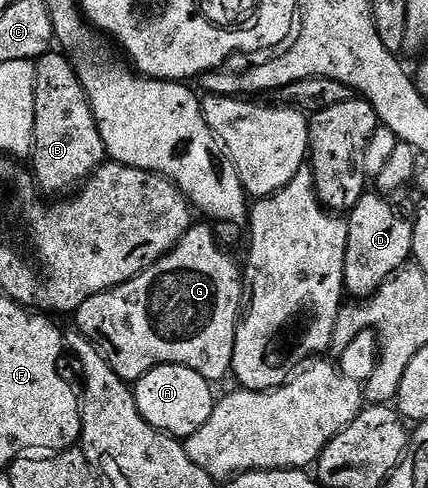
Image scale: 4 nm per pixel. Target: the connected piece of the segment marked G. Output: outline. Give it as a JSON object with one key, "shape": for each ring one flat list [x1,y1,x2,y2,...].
{"shape":[[194,223,193,227,187,230,187,234,183,234,183,238,171,251,165,253,164,256,158,258,149,268,145,268,135,278,131,278,127,282,123,282,118,288,107,290,103,294,95,294,95,298,87,298,87,302,83,302,83,306,79,306,75,313,76,331,82,332,99,350,99,354,103,354,105,361,111,366,111,370,115,370,115,374,119,374,119,378,123,378,126,382,136,382,141,379,143,374,147,374,155,366,163,366,164,364,178,364,179,366,187,366,191,370,195,370,204,380,210,382,218,382,226,375,227,377,233,371,233,355,235,354,235,334,237,326,241,322,243,315,243,268,236,264,223,249,217,245,217,240,213,237,213,232,208,228,208,223]]}

